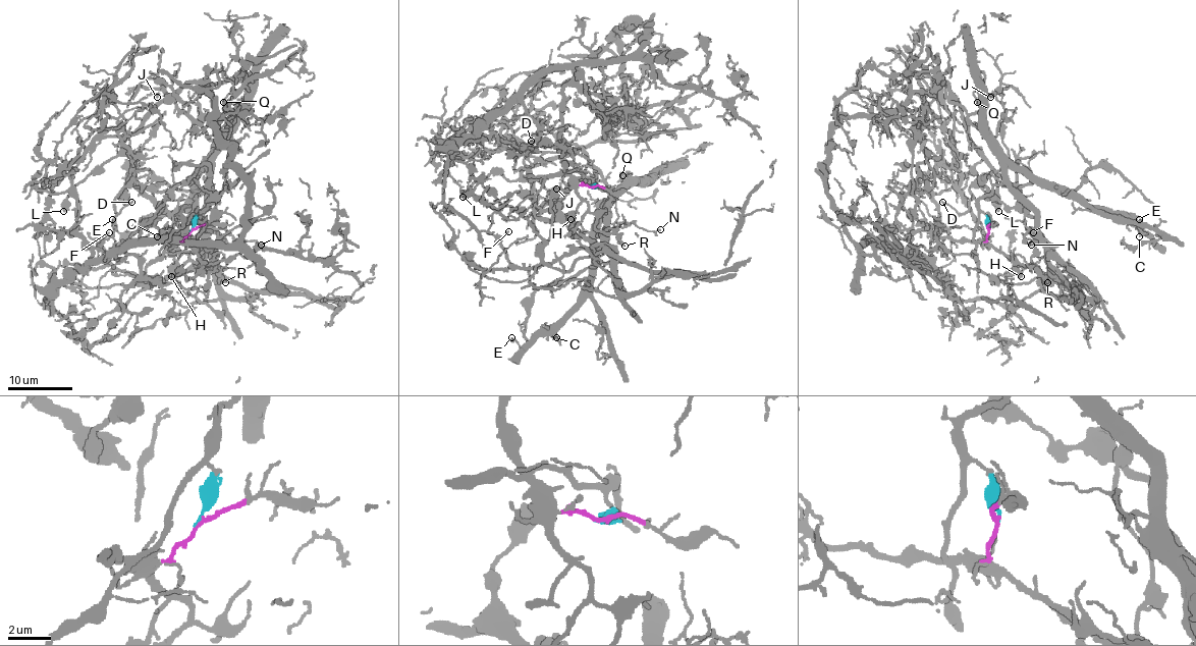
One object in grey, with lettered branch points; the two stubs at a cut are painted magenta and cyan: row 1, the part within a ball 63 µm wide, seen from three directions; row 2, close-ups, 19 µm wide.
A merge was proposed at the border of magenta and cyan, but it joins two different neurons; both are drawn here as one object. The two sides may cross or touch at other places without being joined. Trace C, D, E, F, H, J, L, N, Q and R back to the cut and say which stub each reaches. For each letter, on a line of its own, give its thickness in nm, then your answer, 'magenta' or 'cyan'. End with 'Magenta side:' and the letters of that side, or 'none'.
C: 130 nm thick; cyan
D: 100 nm thick; magenta
E: 130 nm thick; cyan
F: 120 nm thick; cyan
H: 500 nm thick; magenta
J: 130 nm thick; cyan
L: 480 nm thick; magenta
N: 100 nm thick; cyan
Q: 110 nm thick; cyan
R: 110 nm thick; magenta
Magenta side: D, H, L, R

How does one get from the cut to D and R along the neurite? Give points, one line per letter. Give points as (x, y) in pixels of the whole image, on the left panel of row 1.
D: (192, 230), (177, 245), (182, 266), (172, 215), (136, 172), (114, 211), (131, 201)
R: (192, 230), (177, 247), (195, 266), (216, 269), (225, 281)

